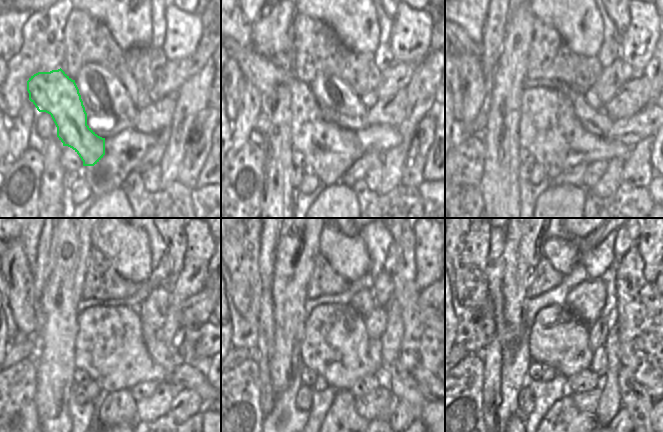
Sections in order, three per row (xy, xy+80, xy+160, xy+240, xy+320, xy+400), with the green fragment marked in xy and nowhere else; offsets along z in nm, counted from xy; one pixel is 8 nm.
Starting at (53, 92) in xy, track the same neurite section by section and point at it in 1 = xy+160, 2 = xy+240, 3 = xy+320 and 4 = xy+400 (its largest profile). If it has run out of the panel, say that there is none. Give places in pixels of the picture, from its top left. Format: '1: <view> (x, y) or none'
1: xy+160 (549, 129)
2: xy+240 (110, 347)
3: xy+320 (336, 346)
4: xy+400 (557, 338)

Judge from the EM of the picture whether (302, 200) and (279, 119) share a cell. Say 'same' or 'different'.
different

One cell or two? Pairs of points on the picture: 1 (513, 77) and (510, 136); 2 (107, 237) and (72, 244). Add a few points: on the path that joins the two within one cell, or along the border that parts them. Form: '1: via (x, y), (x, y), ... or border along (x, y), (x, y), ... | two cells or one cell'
1: via (509, 92), (509, 121) | one cell
2: border along (92, 228), (90, 245) | two cells

